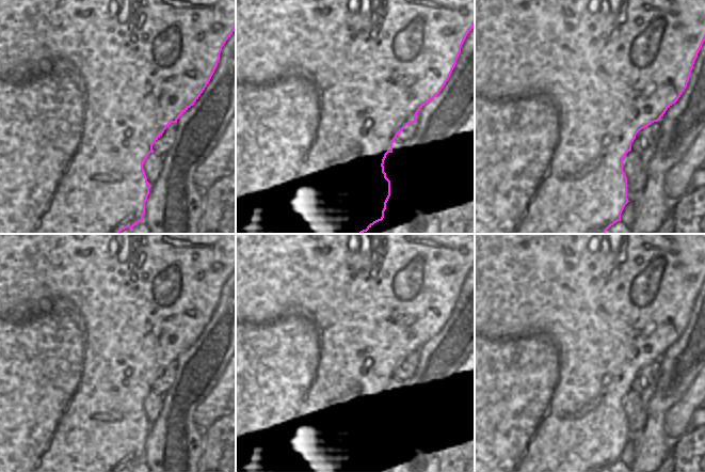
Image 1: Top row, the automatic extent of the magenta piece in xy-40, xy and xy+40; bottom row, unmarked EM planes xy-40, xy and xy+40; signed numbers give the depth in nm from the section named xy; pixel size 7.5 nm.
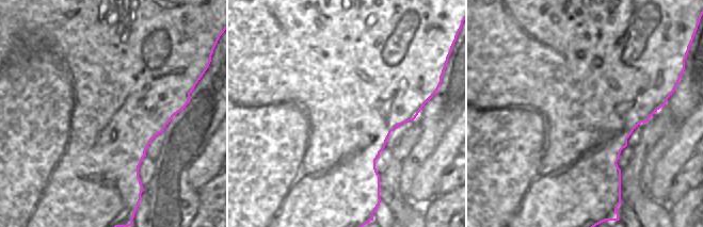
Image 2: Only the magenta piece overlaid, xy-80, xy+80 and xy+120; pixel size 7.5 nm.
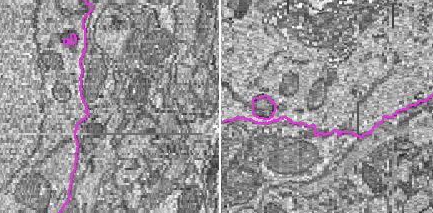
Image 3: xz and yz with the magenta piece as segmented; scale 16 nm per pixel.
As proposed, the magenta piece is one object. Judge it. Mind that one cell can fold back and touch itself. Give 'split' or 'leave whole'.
leave whole

